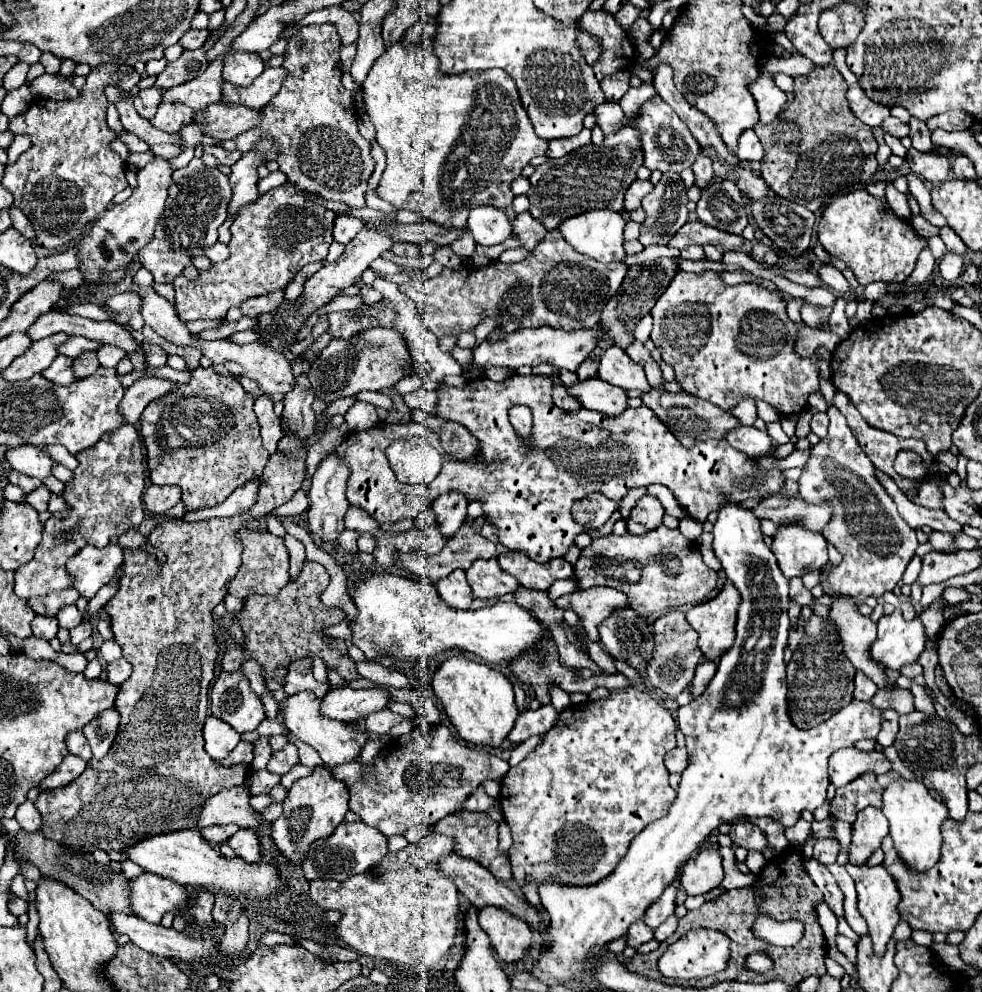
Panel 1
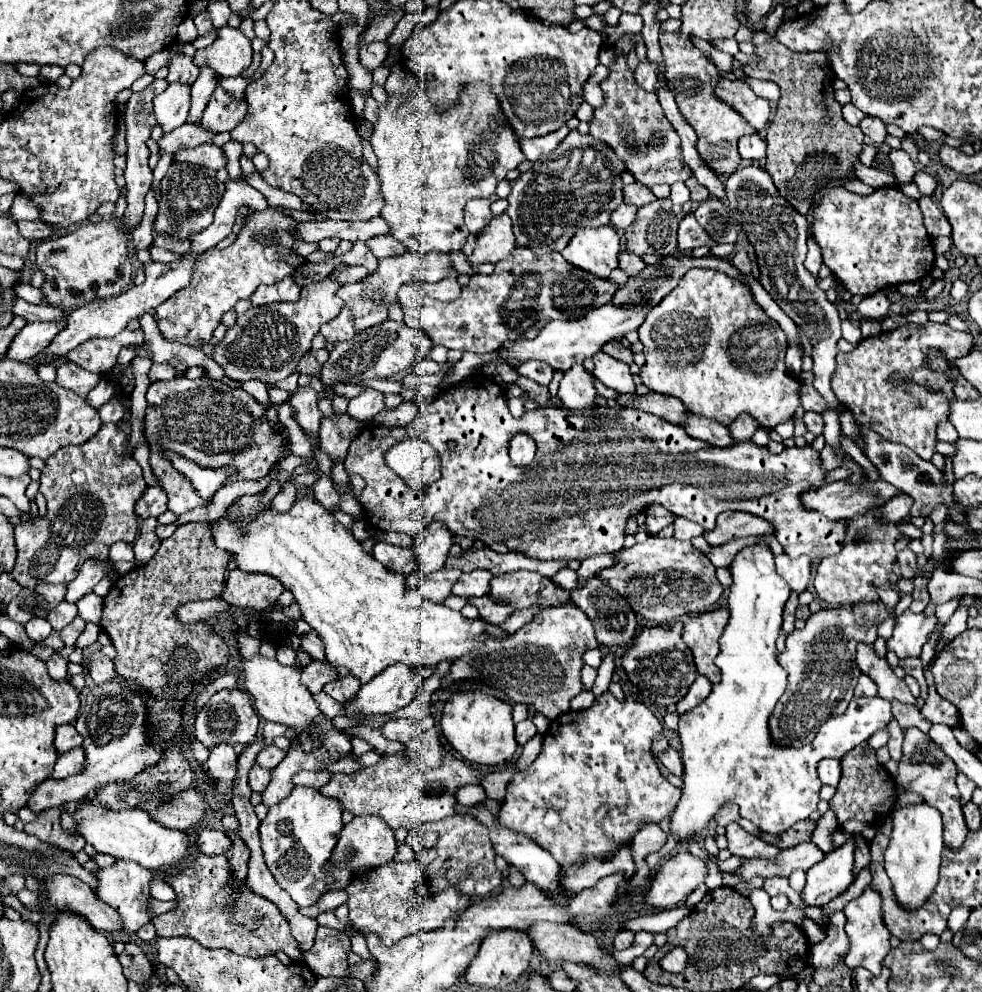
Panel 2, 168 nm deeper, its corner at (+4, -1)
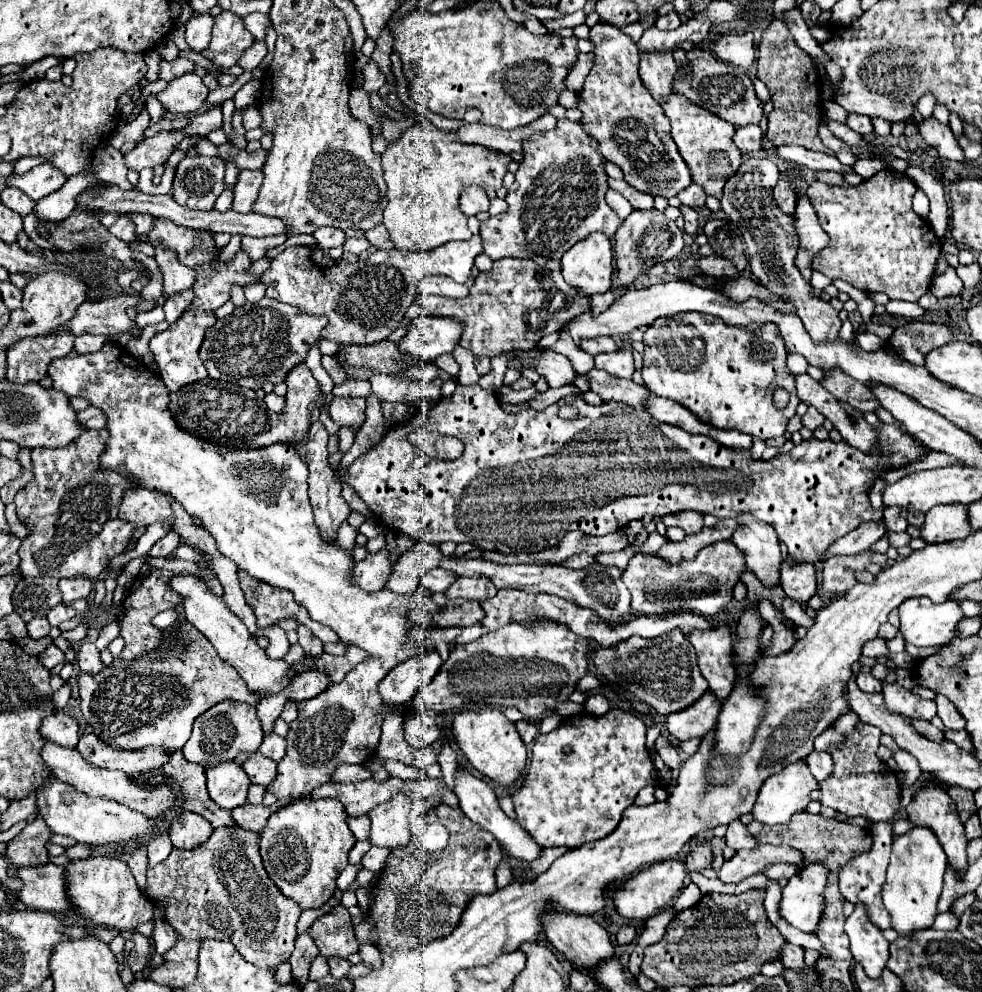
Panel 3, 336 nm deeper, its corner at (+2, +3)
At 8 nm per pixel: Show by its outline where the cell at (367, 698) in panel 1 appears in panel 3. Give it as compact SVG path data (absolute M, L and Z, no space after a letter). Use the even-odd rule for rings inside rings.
M437 650L433 652L417 652L415 656L407 658L403 664L395 666L381 682L379 682L379 694L383 698L383 702L387 704L407 704L411 702L411 696L415 696L415 692L431 682L435 678L435 674L441 668L441 656L437 654Z

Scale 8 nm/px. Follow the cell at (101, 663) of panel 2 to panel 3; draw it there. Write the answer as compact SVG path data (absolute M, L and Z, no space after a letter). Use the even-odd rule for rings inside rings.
M83 642L77 650L77 664L83 672L99 672L103 668L103 662L99 658L99 650L91 642Z

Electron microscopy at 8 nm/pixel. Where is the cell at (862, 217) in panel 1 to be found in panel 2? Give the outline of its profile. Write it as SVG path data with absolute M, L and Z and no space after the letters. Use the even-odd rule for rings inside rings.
M845 188L829 190L813 212L811 234L821 248L823 264L827 264L833 270L837 280L851 294L869 296L887 286L897 286L901 282L915 282L925 274L929 274L935 262L933 242L923 226L923 216L917 206L917 200L907 198L899 188L881 188L869 196L859 196Z

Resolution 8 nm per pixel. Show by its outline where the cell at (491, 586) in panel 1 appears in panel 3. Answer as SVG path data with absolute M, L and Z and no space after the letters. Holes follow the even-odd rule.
M457 578L455 584L445 592L449 598L465 598L465 600L489 600L497 594L497 588L483 578Z

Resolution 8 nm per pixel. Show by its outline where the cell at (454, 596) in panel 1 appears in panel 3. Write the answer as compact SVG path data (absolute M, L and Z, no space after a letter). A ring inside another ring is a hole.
M433 568L421 576L421 584L427 586L431 592L445 592L457 576L453 572L445 572L443 568Z

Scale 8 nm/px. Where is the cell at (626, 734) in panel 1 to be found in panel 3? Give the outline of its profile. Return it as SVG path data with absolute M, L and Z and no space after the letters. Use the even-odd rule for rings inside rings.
M609 710L605 716L575 716L565 720L557 730L549 734L539 734L533 744L531 764L523 788L513 794L513 804L517 812L517 824L527 830L541 848L547 846L567 846L579 848L585 842L593 842L609 836L625 808L633 804L633 798L647 784L657 784L657 770L645 748L647 726L635 714ZM563 746L571 746L573 752L565 754Z

